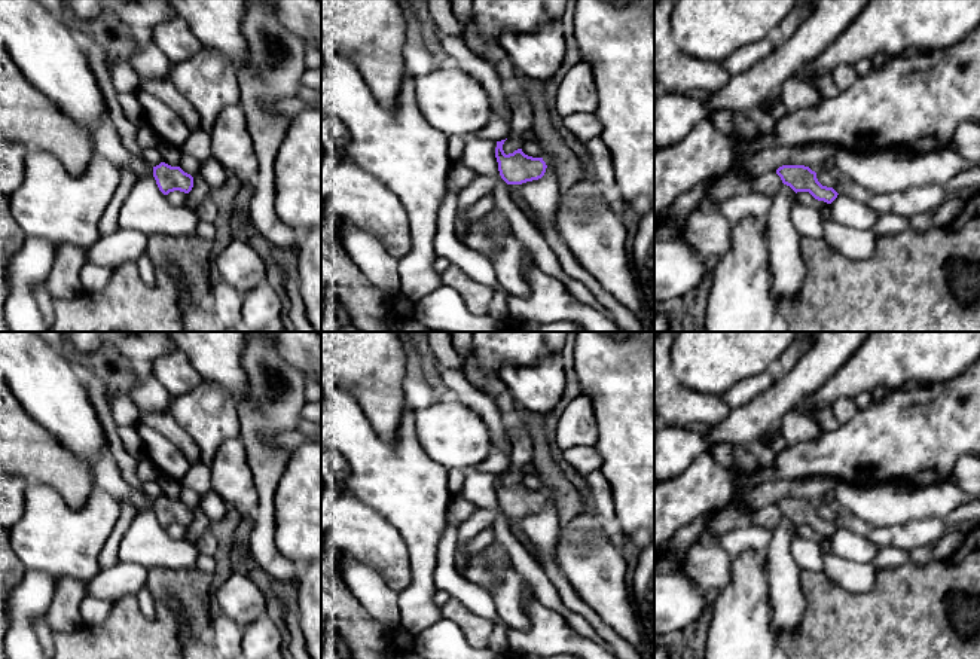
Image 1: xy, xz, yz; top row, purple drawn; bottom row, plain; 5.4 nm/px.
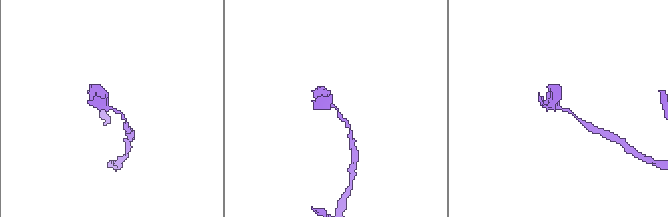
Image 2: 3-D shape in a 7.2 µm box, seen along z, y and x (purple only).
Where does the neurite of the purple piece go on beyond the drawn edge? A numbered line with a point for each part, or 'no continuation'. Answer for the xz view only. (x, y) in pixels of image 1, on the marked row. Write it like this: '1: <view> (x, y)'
no continuation

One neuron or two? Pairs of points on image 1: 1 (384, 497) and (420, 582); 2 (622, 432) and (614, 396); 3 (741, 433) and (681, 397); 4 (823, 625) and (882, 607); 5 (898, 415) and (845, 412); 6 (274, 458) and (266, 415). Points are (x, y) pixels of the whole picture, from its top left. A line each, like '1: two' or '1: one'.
1: one
2: one
3: two
4: one
5: two
6: one

